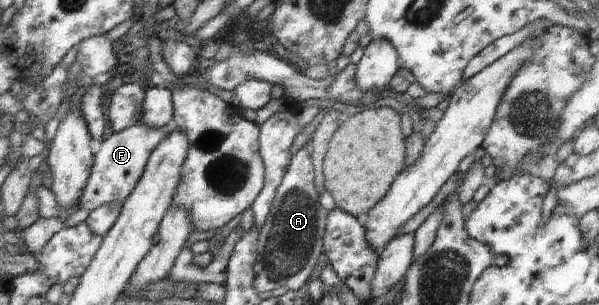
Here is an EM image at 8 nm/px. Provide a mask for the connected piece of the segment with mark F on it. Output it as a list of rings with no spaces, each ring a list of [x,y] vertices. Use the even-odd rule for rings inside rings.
[[[139,122],[123,131],[115,131],[107,140],[102,140],[99,152],[94,155],[91,176],[85,182],[77,210],[83,209],[91,213],[103,204],[125,201],[137,186],[151,151],[173,129],[170,126],[156,129]]]

